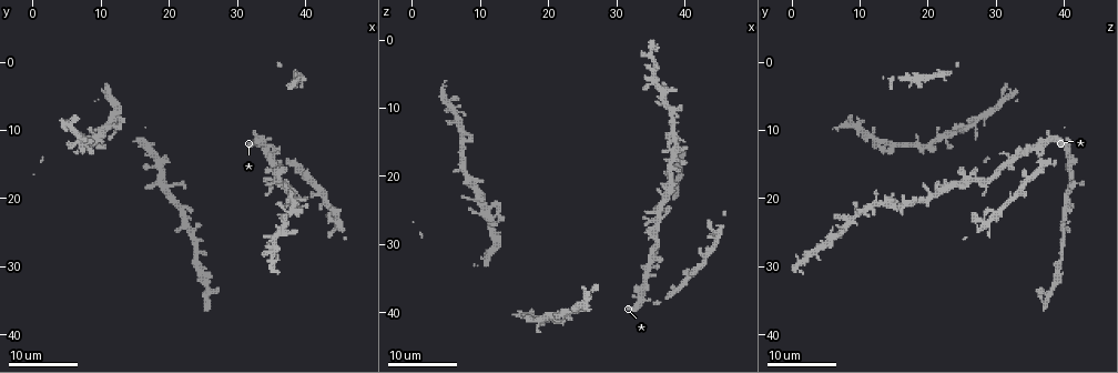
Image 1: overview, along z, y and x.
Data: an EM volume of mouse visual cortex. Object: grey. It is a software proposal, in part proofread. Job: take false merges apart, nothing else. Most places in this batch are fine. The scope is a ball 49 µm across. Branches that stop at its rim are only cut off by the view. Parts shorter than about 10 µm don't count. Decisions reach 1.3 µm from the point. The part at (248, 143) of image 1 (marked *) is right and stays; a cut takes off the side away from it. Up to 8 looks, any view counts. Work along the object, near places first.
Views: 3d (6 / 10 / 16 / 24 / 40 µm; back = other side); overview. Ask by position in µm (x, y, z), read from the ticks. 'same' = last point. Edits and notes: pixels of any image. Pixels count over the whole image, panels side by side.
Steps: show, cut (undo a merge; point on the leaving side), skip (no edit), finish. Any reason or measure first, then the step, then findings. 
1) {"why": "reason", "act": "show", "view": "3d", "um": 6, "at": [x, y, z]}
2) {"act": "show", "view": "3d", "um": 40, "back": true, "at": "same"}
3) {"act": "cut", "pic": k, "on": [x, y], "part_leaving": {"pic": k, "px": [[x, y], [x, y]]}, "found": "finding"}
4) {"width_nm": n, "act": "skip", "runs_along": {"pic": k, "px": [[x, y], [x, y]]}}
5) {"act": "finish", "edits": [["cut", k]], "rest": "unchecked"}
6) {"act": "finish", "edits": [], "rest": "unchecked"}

{"why": "four or more arms meet", "act": "show", "view": "3d", "um": 16, "at": [36.0, 17.0, 25.5]}

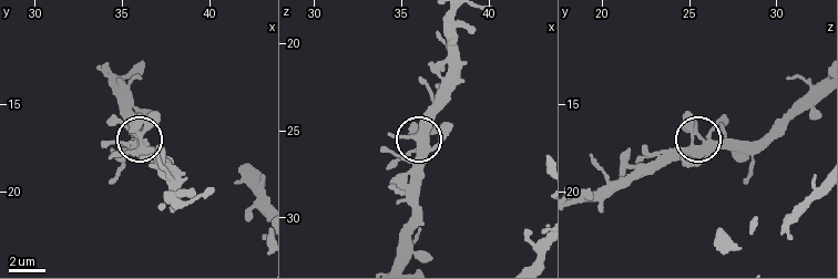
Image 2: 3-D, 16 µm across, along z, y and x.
{"why": "zoom in", "act": "show", "view": "3d", "um": 10, "at": [36.1, 17.0, 25.4]}

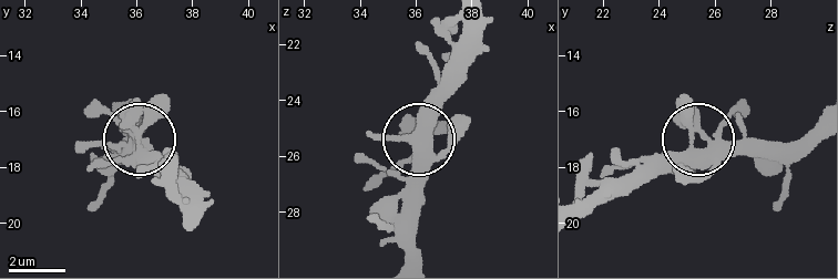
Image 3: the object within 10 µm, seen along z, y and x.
{"width_nm": 420, "act": "skip", "found": "continuous, no second neuron"}

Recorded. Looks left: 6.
{"act": "show", "view": "3d", "um": 16, "at": [37.5, 19.5, 21.0]}

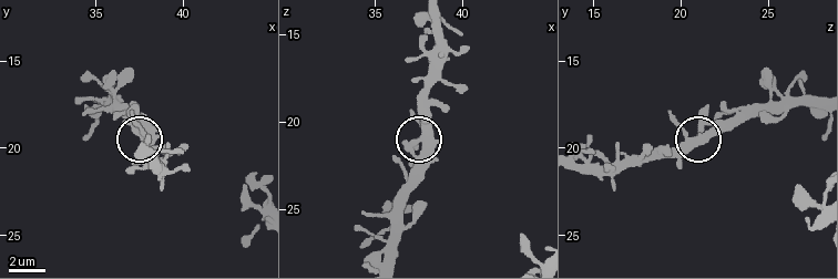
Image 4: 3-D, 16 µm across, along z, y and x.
{"why": "closer look", "act": "show", "view": "3d", "um": 6, "at": [38.0, 19.8, 20.6]}

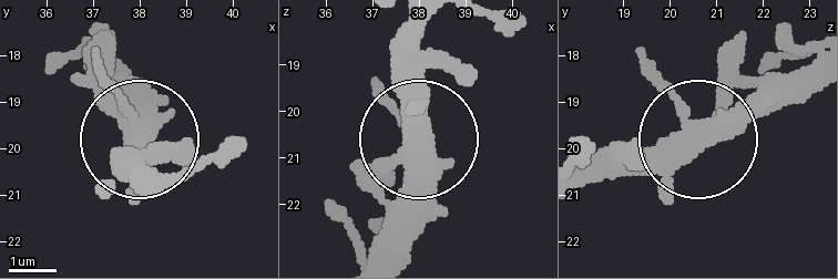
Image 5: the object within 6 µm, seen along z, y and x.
{"width_nm": 440, "act": "skip", "runs_along": {"pic": 5, "px": [[371, 258], [419, 127], [419, 24]]}, "found": "one neuron here"}

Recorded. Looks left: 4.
{"why": "side arm on a straight run", "act": "show", "view": "3d", "um": 24, "at": [38.5, 21.5, 11.0]}

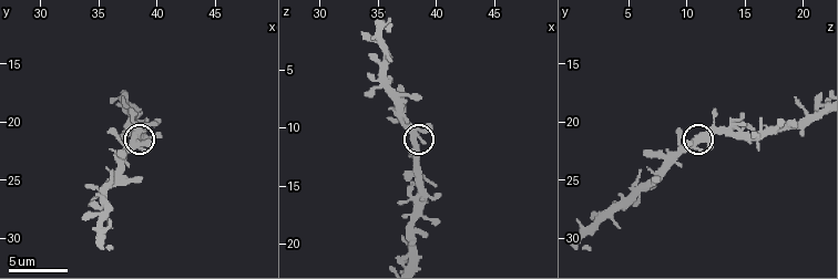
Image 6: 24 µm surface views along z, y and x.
{"why": "zoom in", "act": "show", "view": "3d", "um": 6, "at": [38.2, 21.2, 11.4]}

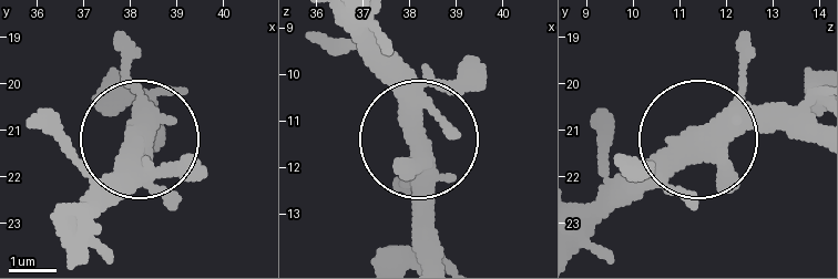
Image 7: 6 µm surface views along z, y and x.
{"arms": 3, "act": "skip", "runs_along": {"pic": 7, "px": [[433, 258], [433, 163], [422, 91], [402, 59]]}, "found": "continuous, no second neuron"}

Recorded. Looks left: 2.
{"why": "calibre changes", "act": "show", "view": "3d", "um": 24, "at": [11.5, 7.0, 29.0]}

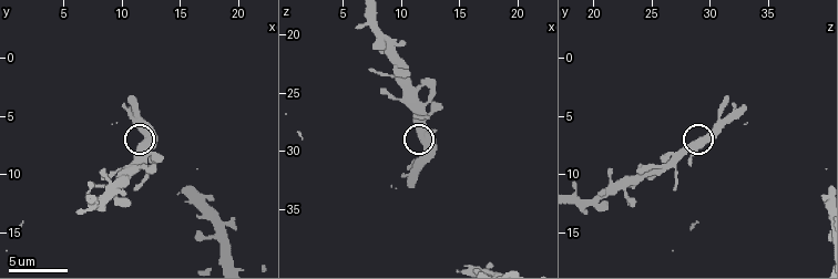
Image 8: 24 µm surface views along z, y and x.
{"why": "zoom in", "act": "show", "view": "3d", "um": 10, "at": [12.2, 7.4, 29.4]}

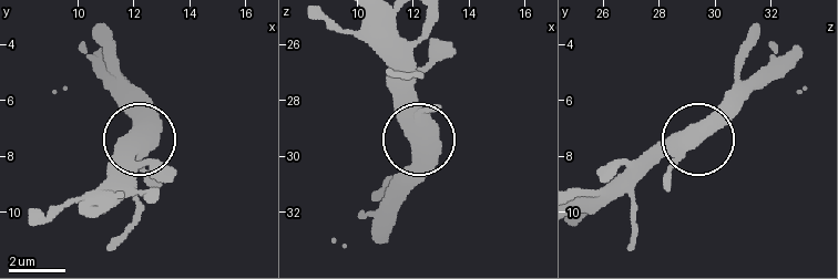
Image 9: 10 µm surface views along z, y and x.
{"arms": 3, "act": "skip", "found": "continuous, no second neuron"}

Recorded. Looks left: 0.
{"act": "finish", "edits": [], "rest": "unchecked"}

